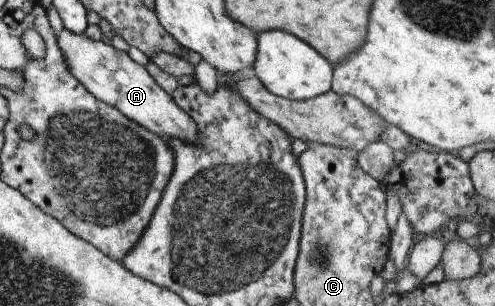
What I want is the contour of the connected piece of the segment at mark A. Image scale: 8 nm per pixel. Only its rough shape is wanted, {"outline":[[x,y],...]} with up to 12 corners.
{"outline":[[67,29],[71,76],[165,142],[199,140],[145,67],[109,41]]}

